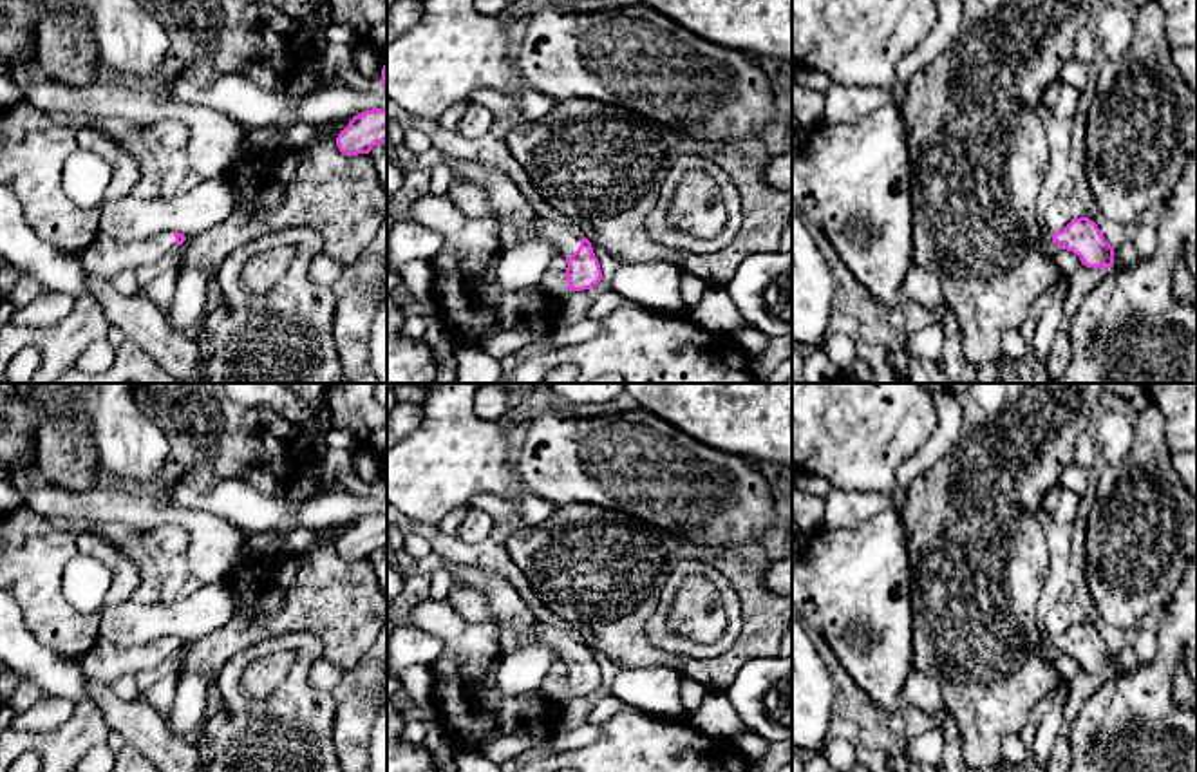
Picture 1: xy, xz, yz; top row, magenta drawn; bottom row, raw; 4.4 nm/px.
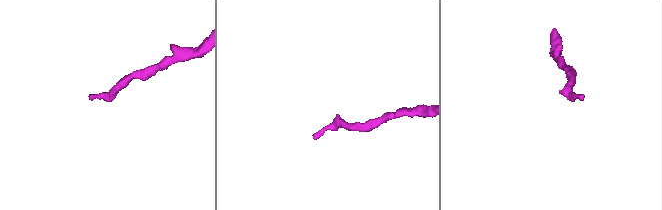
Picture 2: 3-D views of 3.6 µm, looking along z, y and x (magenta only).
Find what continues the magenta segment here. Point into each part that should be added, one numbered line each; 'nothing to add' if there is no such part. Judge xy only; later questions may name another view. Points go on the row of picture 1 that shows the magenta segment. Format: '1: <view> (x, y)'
1: xy (105, 257)

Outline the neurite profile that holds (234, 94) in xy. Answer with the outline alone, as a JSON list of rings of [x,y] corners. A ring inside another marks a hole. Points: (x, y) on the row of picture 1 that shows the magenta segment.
[[[240,72],[199,81],[193,74],[174,81],[172,99],[212,107],[233,121],[251,128],[275,128],[287,114],[284,85],[268,90]]]

